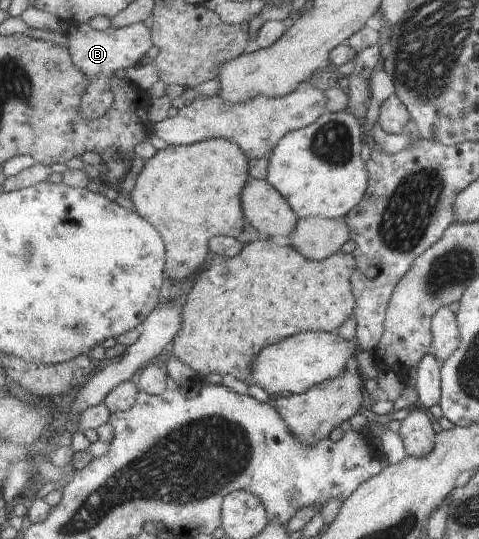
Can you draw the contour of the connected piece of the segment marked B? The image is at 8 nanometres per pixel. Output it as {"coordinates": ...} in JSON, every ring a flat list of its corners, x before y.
{"coordinates":[[75,23,70,25,67,39,67,47,75,60,75,65,89,77,89,87,82,99,82,111,90,119,103,117,115,103,116,96,112,87,115,71,127,71,129,68,138,67,143,55,154,45,152,31,143,23,107,30,93,29,88,23]]}

